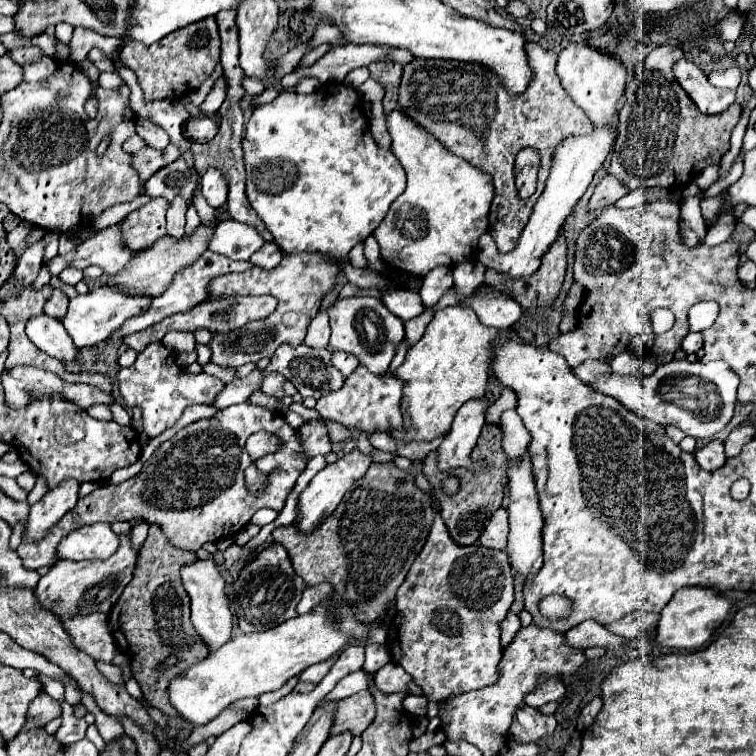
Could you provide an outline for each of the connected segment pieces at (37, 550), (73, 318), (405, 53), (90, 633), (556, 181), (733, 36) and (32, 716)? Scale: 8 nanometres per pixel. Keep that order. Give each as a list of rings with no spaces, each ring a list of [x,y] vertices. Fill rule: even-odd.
[[[249,402],[229,406],[219,410],[213,418],[197,420],[179,430],[173,438],[165,440],[145,462],[143,470],[131,480],[117,486],[101,486],[89,496],[79,498],[77,506],[67,512],[53,528],[49,528],[41,540],[21,540],[17,554],[25,568],[37,570],[47,566],[47,562],[53,562],[59,540],[65,538],[71,530],[95,522],[117,522],[133,518],[145,518],[151,524],[161,524],[169,540],[183,550],[199,550],[207,540],[215,542],[225,538],[225,534],[239,532],[259,508],[273,508],[281,512],[307,462],[309,458],[301,456],[301,440],[297,430],[285,422],[283,414]],[[259,430],[277,434],[283,440],[283,448],[255,462],[257,468],[267,476],[263,492],[255,496],[247,490],[243,472],[247,466],[251,466],[245,442]]]
[[[57,276],[51,278],[51,286],[63,290],[69,296],[69,308],[65,314],[65,330],[69,332],[73,344],[77,344],[77,348],[85,348],[85,346],[95,346],[99,342],[103,342],[111,332],[115,332],[125,320],[139,316],[141,312],[145,312],[145,308],[149,306],[151,298],[135,298],[135,296],[127,296],[123,292],[117,292],[117,288],[109,288],[109,286],[101,286],[97,290],[91,290],[89,294],[77,294],[73,286],[63,284]]]
[[[345,44],[345,46],[333,46],[319,62],[307,68],[295,68],[291,74],[281,78],[281,90],[287,92],[293,90],[295,84],[301,78],[317,78],[319,82],[343,82],[349,70],[359,66],[369,66],[371,62],[387,58],[391,62],[407,64],[413,60],[413,54],[409,50],[401,48],[381,48],[381,46],[357,46],[357,44]]]
[[[93,612],[89,616],[73,616],[73,620],[63,622],[63,628],[69,632],[73,644],[95,660],[111,662],[119,652],[107,626],[107,614]]]
[[[613,122],[613,124],[605,124],[605,128],[593,128],[591,134],[567,136],[561,144],[557,144],[557,148],[553,152],[553,164],[551,164],[551,172],[549,172],[545,190],[543,190],[541,198],[535,202],[529,224],[521,232],[521,240],[517,242],[517,246],[511,252],[501,254],[501,252],[497,252],[493,238],[483,234],[479,240],[479,256],[477,256],[479,262],[485,268],[493,268],[495,272],[503,274],[507,280],[527,278],[533,272],[537,272],[537,268],[541,266],[541,256],[549,250],[549,246],[561,234],[565,220],[573,214],[579,198],[585,194],[595,172],[603,166],[607,154],[611,152],[615,138],[617,138],[617,124]]]
[[[737,10],[737,14],[733,14],[733,16],[729,16],[727,20],[723,20],[721,24],[719,24],[719,32],[721,32],[721,38],[723,40],[737,40],[739,38],[739,34],[741,34],[741,28],[743,28],[743,20],[747,18],[747,12],[741,12],[741,10]]]
[[[40,693],[30,704],[27,712],[27,728],[44,727],[61,716],[62,708],[47,693]]]

